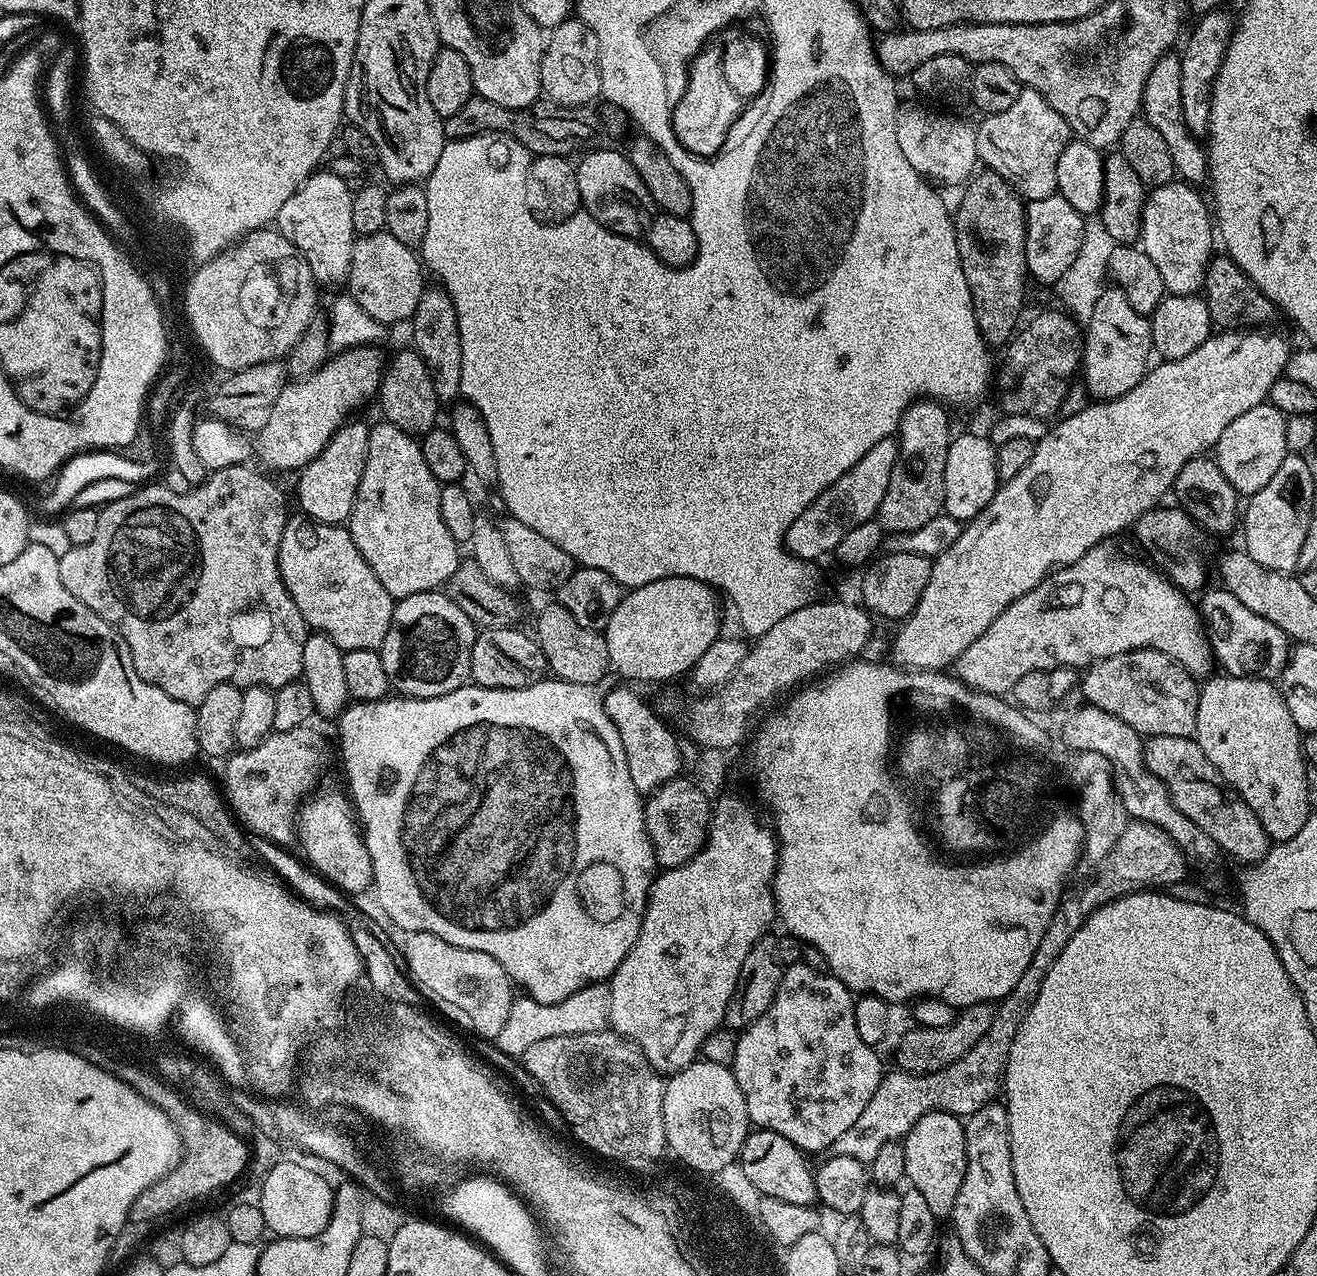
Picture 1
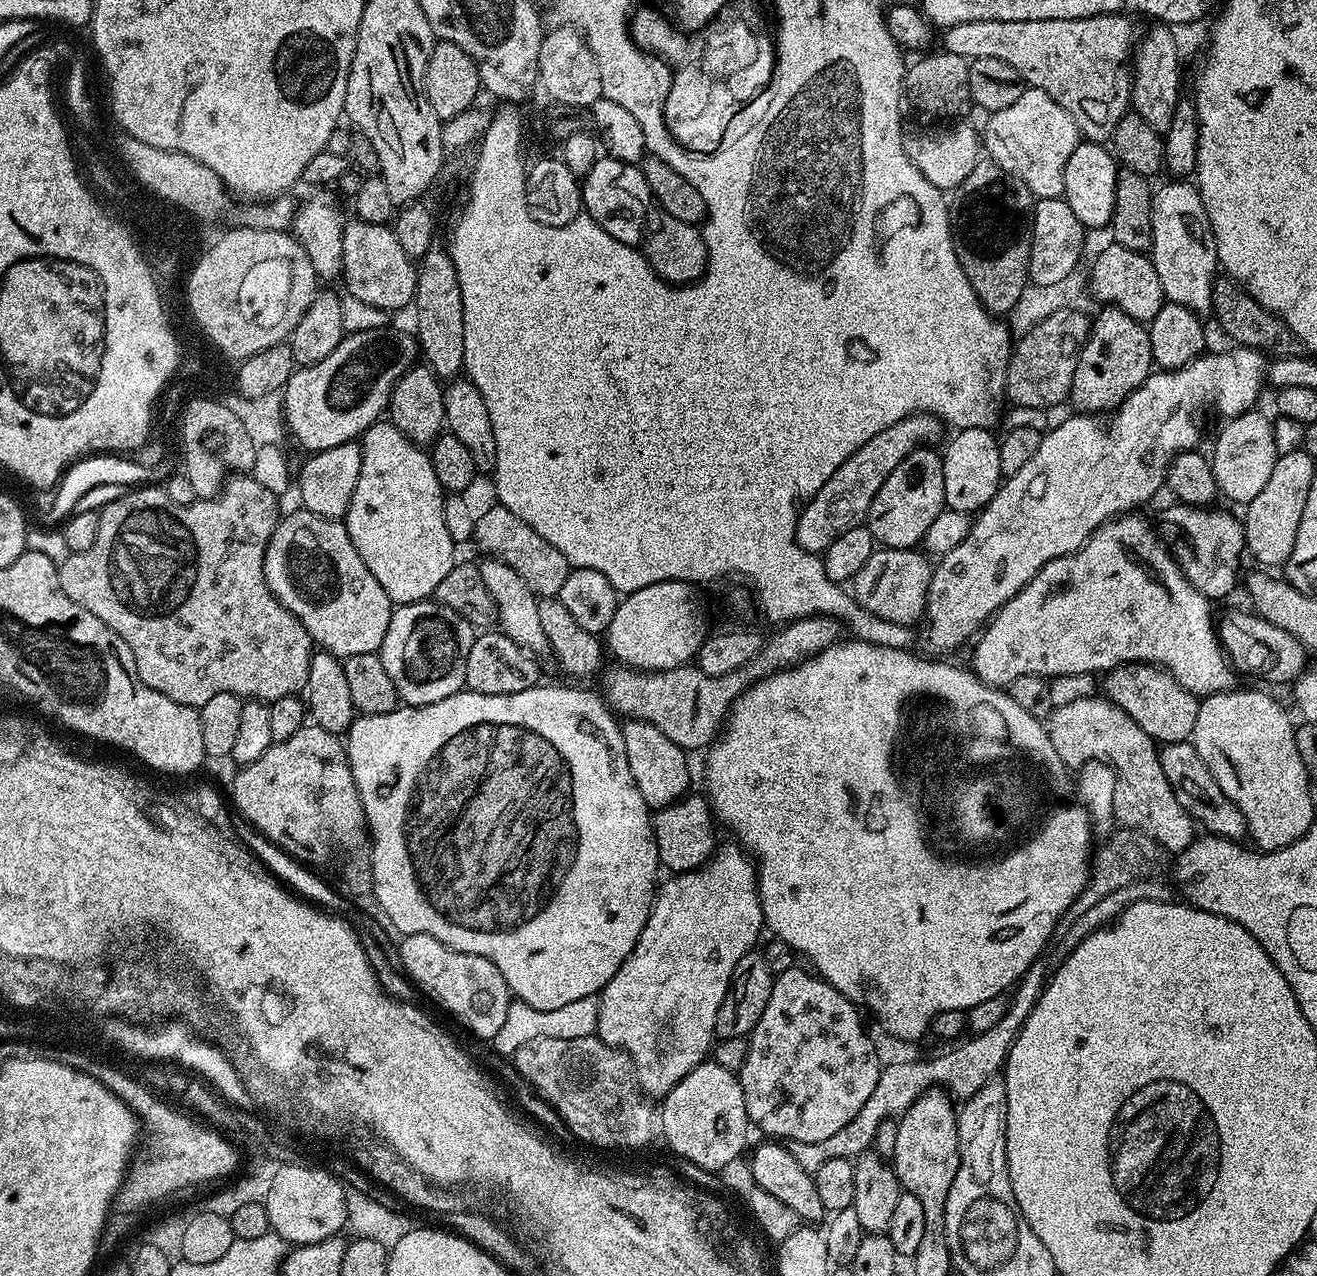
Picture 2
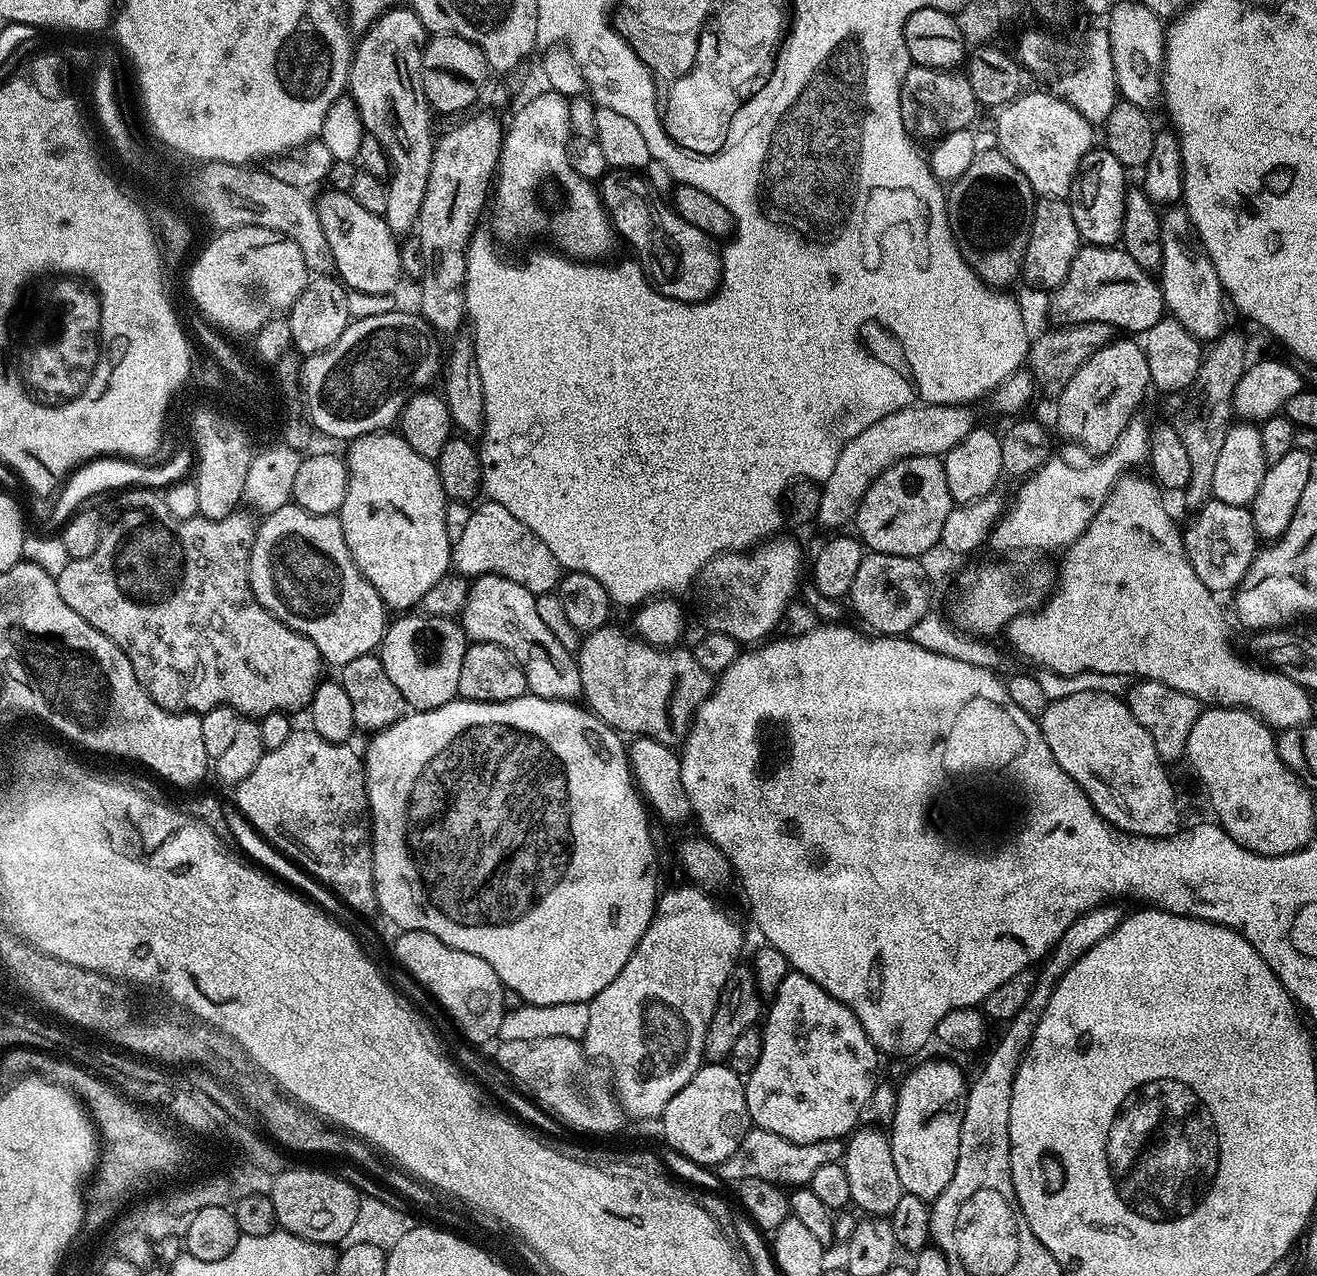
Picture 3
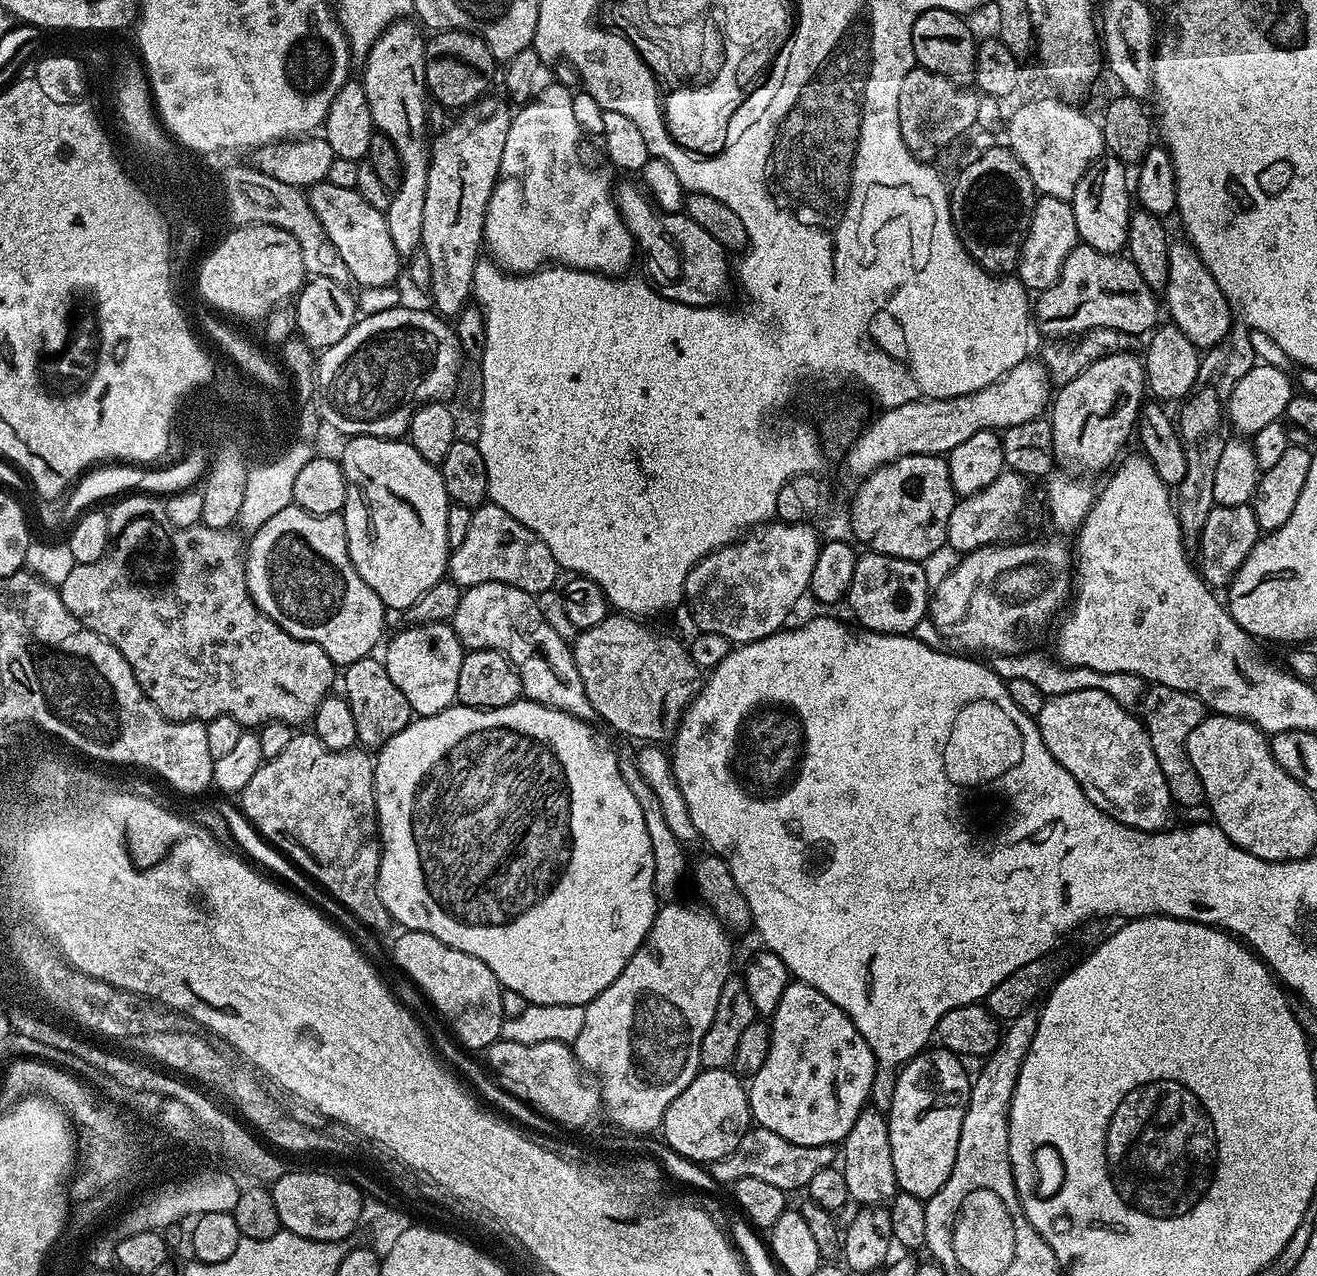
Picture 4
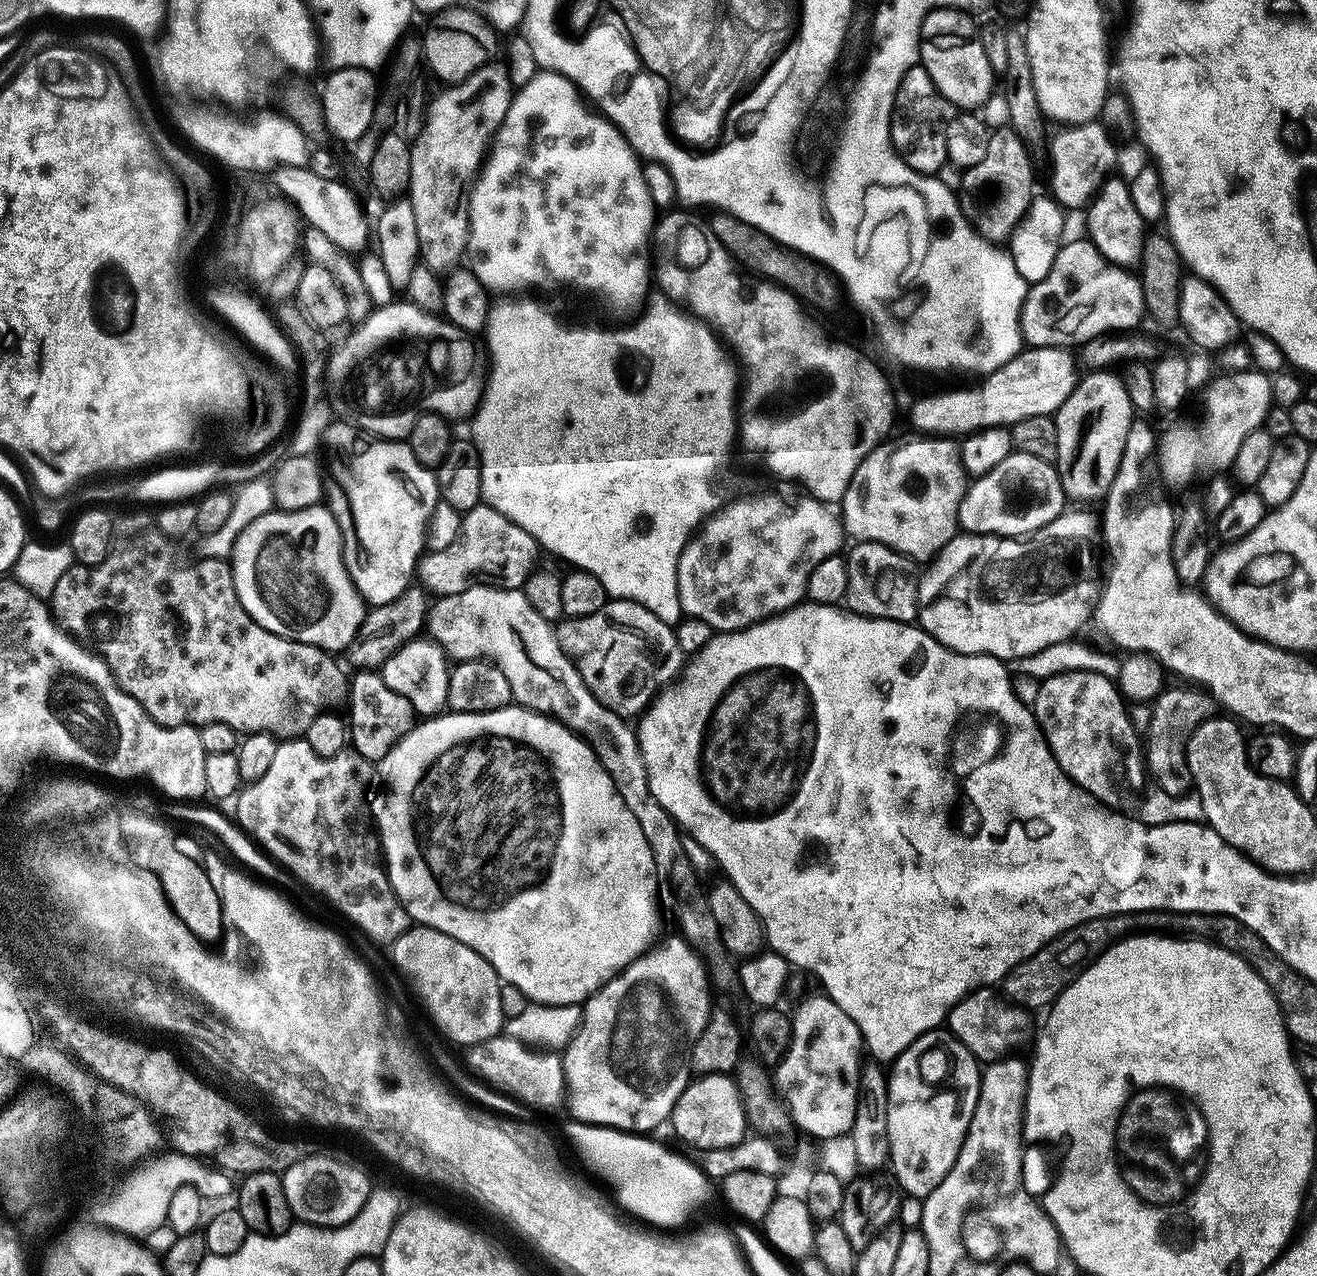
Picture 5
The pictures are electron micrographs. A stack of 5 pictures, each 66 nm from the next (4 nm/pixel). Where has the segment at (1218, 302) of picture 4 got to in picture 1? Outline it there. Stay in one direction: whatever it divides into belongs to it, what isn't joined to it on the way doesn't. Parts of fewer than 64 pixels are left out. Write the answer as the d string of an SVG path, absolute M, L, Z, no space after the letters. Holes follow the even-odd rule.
M1173 182L1151 189L1144 198L1138 244L1158 266L1165 293L1174 296L1195 296L1203 289L1208 262L1214 255L1214 216L1196 192L1193 185Z

